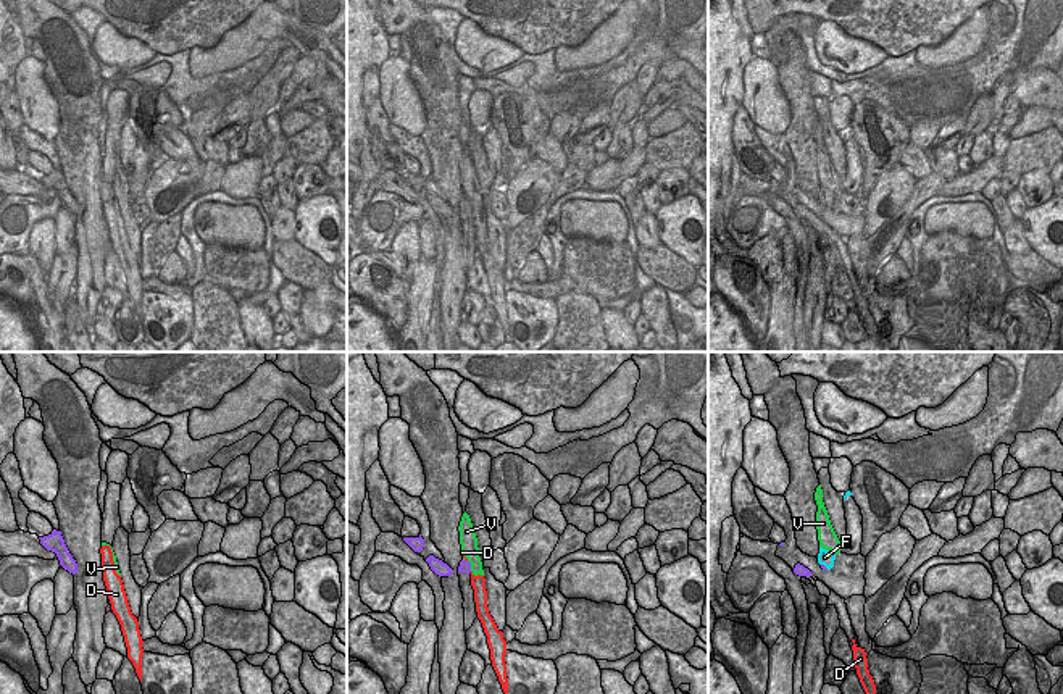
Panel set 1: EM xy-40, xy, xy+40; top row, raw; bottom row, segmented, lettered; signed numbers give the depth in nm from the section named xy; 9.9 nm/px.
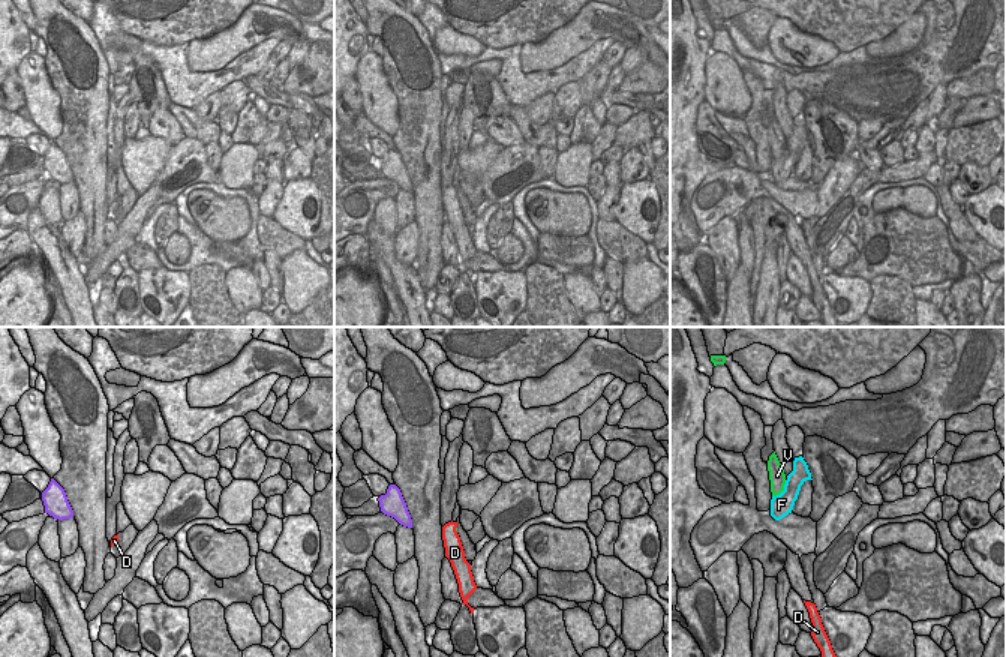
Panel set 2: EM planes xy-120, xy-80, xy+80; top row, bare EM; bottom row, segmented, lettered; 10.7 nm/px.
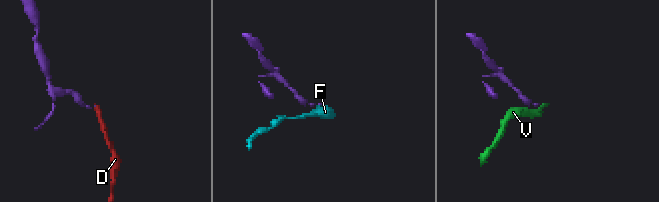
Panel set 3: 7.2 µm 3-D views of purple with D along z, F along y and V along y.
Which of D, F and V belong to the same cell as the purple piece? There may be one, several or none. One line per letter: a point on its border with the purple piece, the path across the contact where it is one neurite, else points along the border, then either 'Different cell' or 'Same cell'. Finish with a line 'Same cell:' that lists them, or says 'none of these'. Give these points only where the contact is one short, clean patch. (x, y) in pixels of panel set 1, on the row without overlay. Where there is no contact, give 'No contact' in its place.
D: No contact. Different cell
F: Touches purple at xy+40 (823, 204). Boundary: xy+40 (821, 202), (828, 207). Different cell
V: Touches purple at xy (470, 204). Boundary: xy (468, 199), (471, 209). Different cell
Same cell: none of these

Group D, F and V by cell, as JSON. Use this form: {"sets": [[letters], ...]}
{"sets": [["D", "V"], ["F"]]}

